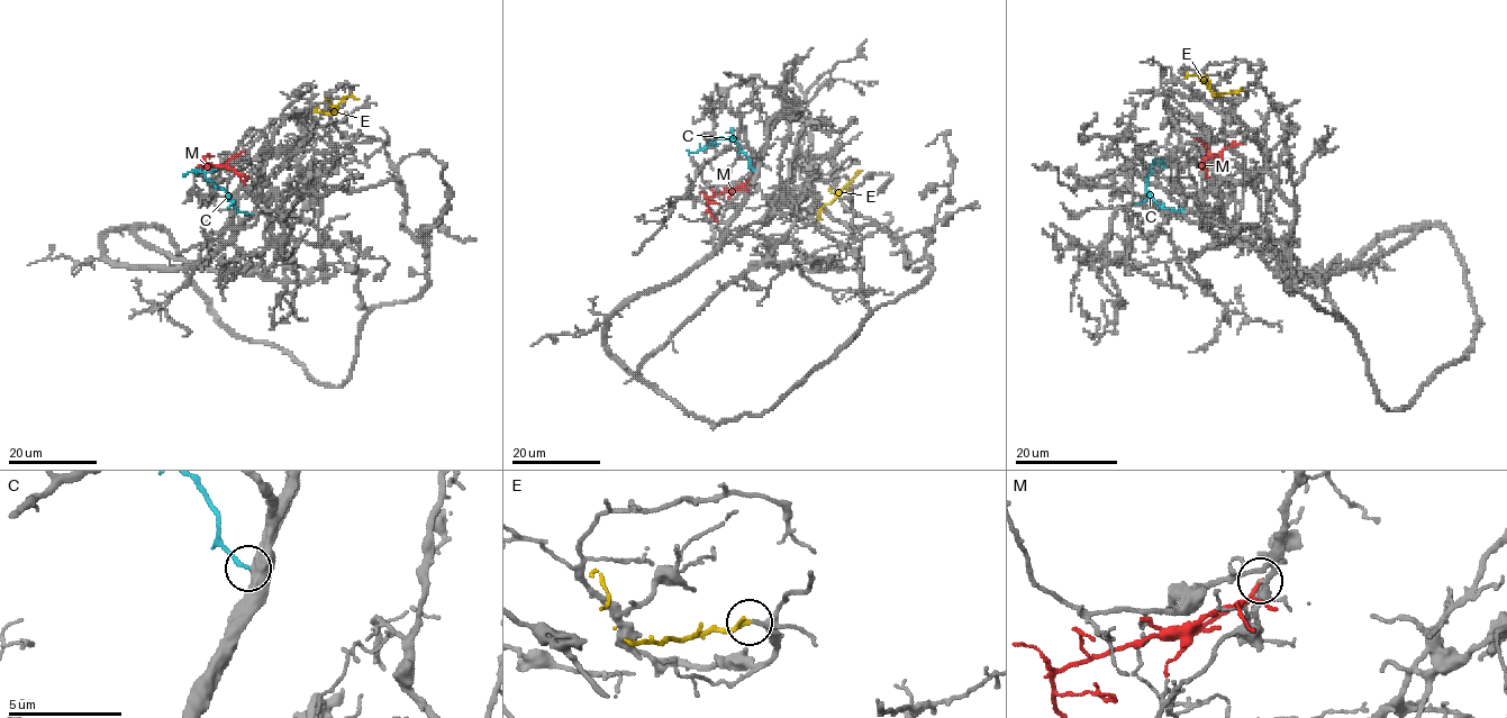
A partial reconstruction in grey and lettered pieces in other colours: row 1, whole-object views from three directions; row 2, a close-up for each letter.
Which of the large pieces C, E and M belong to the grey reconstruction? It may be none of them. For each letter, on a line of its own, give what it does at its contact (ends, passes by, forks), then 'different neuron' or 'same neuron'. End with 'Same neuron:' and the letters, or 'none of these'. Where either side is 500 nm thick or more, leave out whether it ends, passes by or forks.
C: it ends; same neuron
E: it passes by; same neuron
M: it ends; different neuron
Same neuron: C, E

